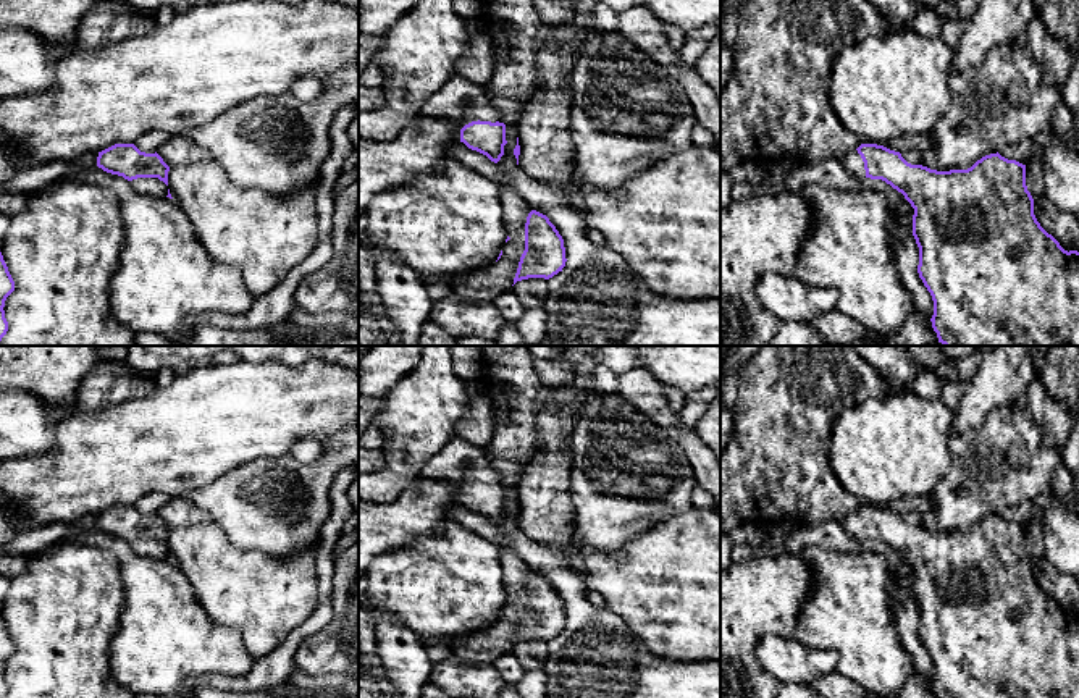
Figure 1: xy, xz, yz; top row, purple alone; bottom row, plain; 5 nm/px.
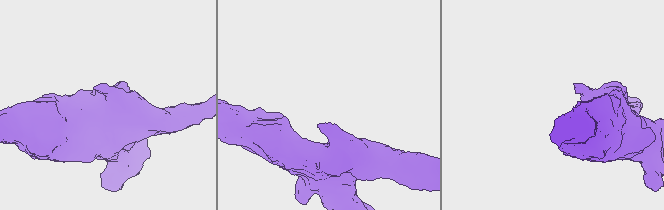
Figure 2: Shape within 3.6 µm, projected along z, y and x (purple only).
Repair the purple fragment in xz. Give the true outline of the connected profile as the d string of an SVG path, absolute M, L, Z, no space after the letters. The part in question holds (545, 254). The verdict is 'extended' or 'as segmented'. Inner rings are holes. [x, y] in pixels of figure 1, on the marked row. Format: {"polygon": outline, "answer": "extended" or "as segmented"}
{"polygon": "M531 210L525 223L525 250L514 284L528 278L549 280L565 267L564 239L549 218Z", "answer": "as segmented"}

